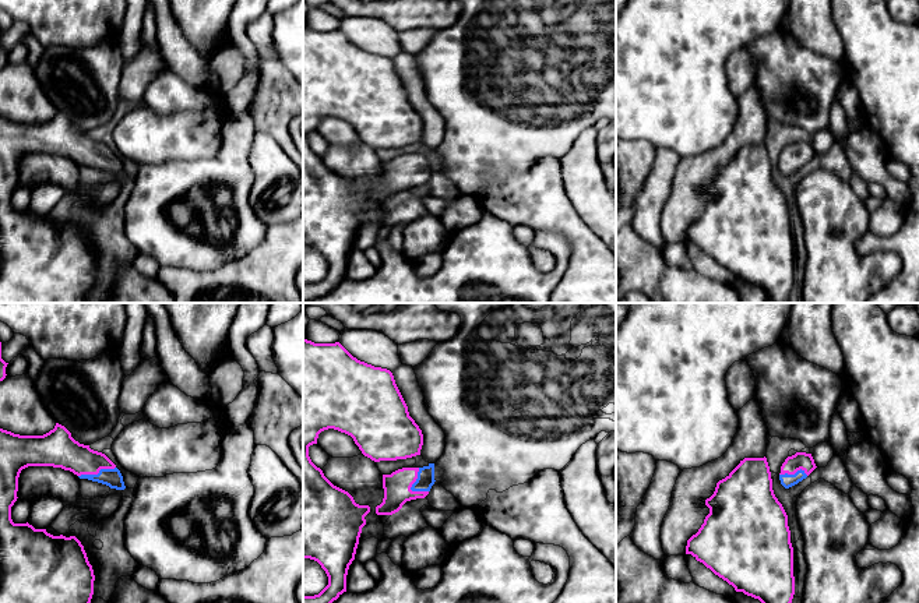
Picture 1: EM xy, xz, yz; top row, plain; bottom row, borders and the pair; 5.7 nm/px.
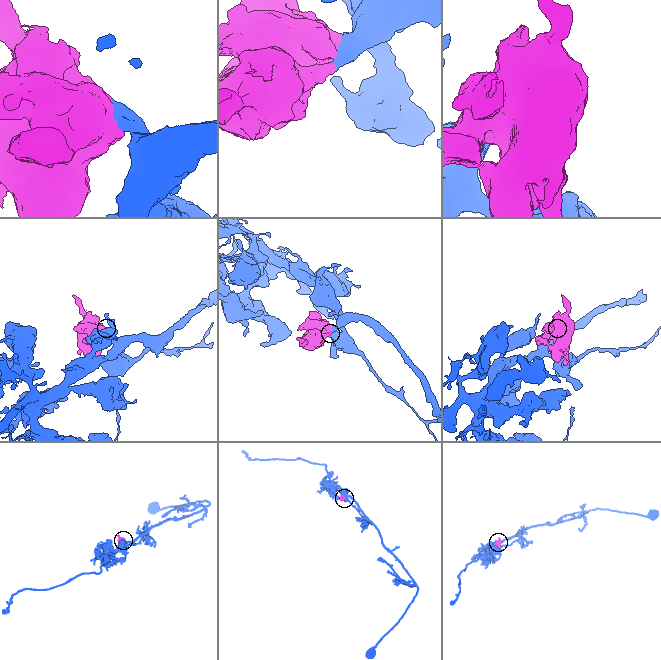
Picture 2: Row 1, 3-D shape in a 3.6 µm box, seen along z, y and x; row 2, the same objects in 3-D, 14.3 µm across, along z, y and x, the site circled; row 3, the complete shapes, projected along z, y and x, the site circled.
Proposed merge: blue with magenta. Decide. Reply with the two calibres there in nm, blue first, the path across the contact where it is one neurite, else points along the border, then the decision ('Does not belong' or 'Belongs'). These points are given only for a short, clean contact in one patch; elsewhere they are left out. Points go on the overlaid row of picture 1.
Thickness 100 nm (blue) against 160 nm. Belongs

